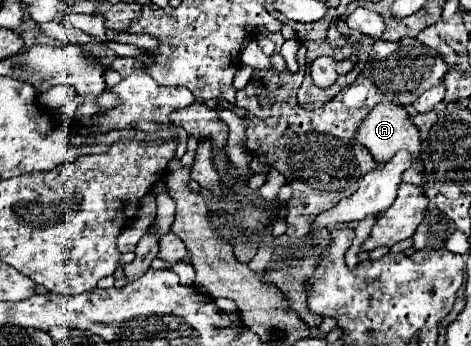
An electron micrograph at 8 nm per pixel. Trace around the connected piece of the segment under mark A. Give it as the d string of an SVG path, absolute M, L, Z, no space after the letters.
M380 103L380 105L372 107L372 111L364 119L364 123L358 127L356 137L374 155L374 159L380 165L386 163L390 157L394 157L396 151L400 151L400 149L410 151L410 155L414 157L414 165L402 175L402 181L424 187L424 165L422 165L422 159L420 159L420 145L422 145L420 133L418 133L418 127L412 123L412 119L410 119L410 115L406 113L404 107L400 107L396 103Z

